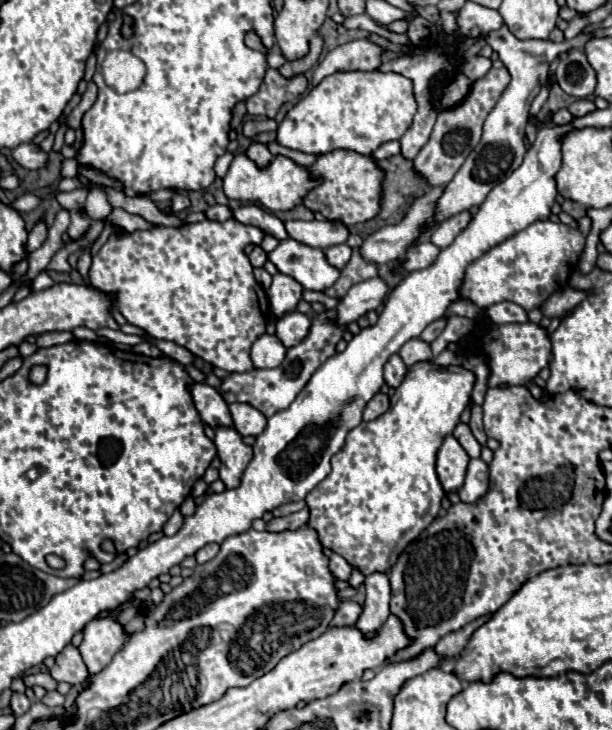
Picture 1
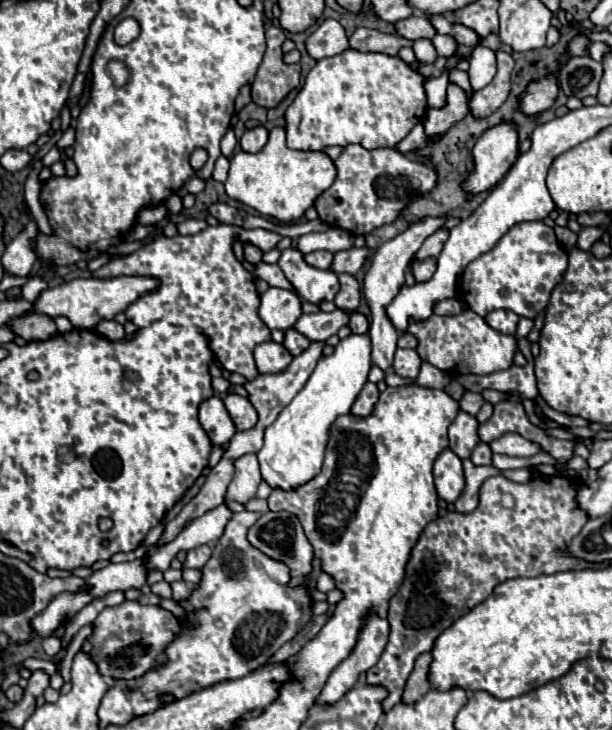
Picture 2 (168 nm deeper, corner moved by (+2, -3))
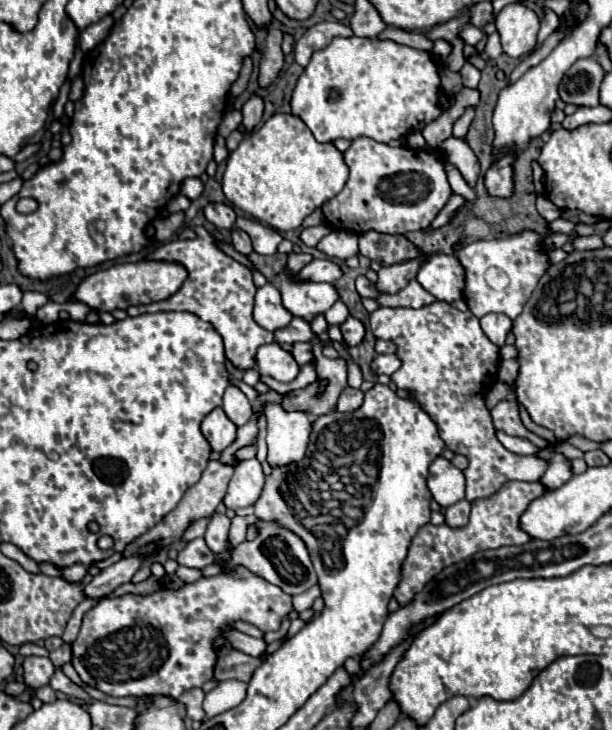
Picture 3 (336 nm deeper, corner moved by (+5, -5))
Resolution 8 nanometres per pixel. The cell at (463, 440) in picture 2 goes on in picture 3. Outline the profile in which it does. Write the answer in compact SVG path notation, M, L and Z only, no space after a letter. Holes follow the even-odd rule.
M445 301L423 309L379 307L371 313L371 329L375 337L397 343L397 355L403 365L391 375L391 381L399 389L409 389L423 405L437 423L447 449L469 459L469 467L463 471L467 479L467 501L489 497L513 479L527 483L541 481L547 471L547 459L509 453L495 437L483 395L495 383L501 355L499 347L483 333L479 319L471 317L471 311L463 313Z

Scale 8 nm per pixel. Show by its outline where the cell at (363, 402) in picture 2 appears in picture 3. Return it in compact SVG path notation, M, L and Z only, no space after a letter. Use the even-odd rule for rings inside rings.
M345 387L345 389L341 391L341 395L339 395L337 411L341 411L341 413L355 411L355 409L359 409L359 405L363 405L363 391L361 391L361 389Z

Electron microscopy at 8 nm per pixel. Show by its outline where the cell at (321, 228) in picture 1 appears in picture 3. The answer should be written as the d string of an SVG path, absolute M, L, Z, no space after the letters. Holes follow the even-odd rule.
M331 231L329 235L325 235L319 243L317 243L317 249L321 253L325 253L327 257L331 259L349 259L353 255L359 253L357 249L357 235L351 233L351 231Z

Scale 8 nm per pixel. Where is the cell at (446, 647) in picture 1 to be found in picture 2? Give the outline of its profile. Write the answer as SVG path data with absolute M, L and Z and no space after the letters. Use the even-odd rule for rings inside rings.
M422 653L416 663L412 673L406 679L404 693L402 693L402 703L416 703L430 691L428 683L428 665L430 665L430 653Z

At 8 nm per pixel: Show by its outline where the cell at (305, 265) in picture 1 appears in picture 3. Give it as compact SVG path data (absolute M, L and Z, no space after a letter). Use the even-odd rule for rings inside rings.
M283 269L277 277L285 309L305 321L311 321L317 313L325 313L335 301L339 301L339 293L331 283L299 281L289 269Z

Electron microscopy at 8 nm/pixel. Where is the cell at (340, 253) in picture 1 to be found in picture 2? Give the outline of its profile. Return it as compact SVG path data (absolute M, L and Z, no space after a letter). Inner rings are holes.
M312 251L308 255L304 255L304 261L316 269L328 269L330 267L330 259L332 253L330 251Z

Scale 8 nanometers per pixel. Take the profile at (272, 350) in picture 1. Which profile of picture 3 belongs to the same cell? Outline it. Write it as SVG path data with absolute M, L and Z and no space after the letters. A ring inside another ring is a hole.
M277 343L261 345L257 349L257 369L261 375L269 375L281 383L293 381L299 373L299 365L295 363L293 355L281 349Z

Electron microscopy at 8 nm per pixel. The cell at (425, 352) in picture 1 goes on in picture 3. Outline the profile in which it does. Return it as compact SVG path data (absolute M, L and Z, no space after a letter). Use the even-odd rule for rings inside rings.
M391 353L391 355L377 355L371 367L373 367L373 371L377 371L377 373L391 375L391 373L395 373L395 371L401 367L401 361L399 361L399 357L397 357L395 353Z

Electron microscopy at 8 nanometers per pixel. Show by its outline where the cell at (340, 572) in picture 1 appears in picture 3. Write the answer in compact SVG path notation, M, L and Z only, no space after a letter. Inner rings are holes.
M319 585L311 587L309 591L305 591L305 593L301 593L301 595L295 595L295 597L293 597L293 607L295 607L295 611L297 611L297 609L299 609L299 611L309 609L309 607L313 605L313 601L315 601L319 595L321 595Z

